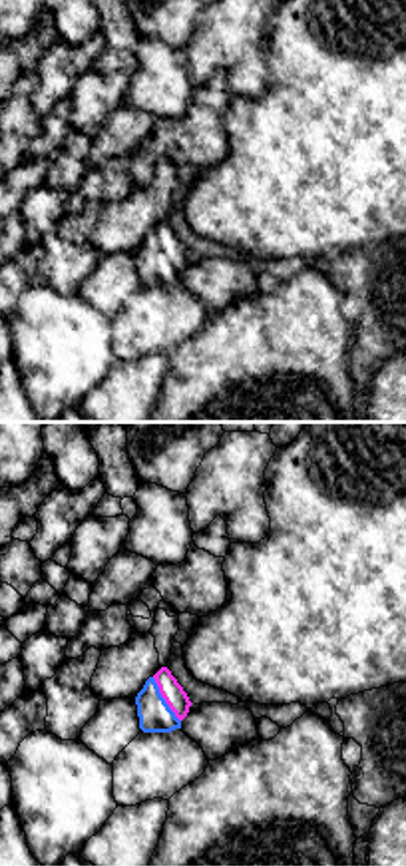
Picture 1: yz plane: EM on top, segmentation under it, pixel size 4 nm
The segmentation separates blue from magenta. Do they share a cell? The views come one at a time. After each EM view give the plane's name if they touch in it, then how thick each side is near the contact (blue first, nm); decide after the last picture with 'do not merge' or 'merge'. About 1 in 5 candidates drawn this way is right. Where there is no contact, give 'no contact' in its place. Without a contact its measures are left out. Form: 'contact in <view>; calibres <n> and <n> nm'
contact in yz; calibres 130 and 90 nm

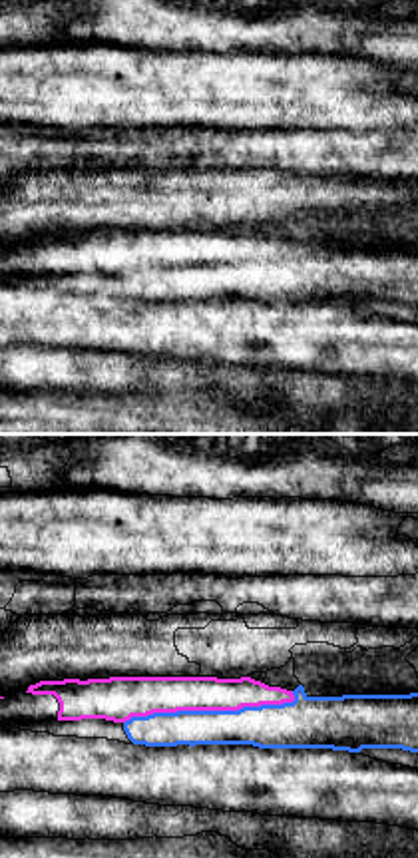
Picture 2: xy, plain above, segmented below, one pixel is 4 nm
contact in xy; calibres 180 and 150 nm

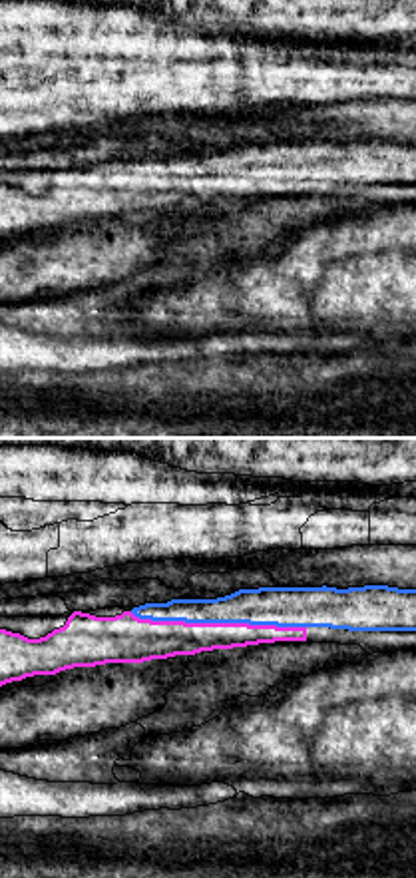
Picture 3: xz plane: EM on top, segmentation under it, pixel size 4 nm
contact in xz; calibres 160 and 160 nm

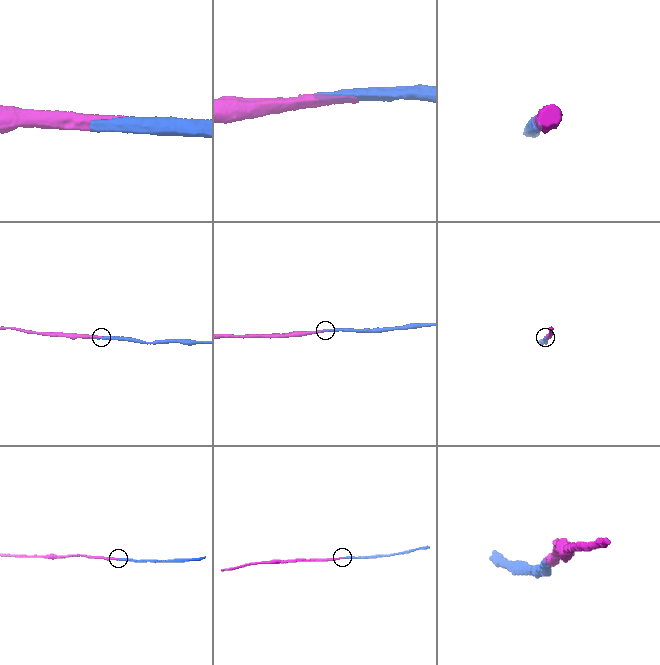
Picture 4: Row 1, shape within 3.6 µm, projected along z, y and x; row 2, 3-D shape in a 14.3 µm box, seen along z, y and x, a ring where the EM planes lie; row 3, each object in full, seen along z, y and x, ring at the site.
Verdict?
merge

